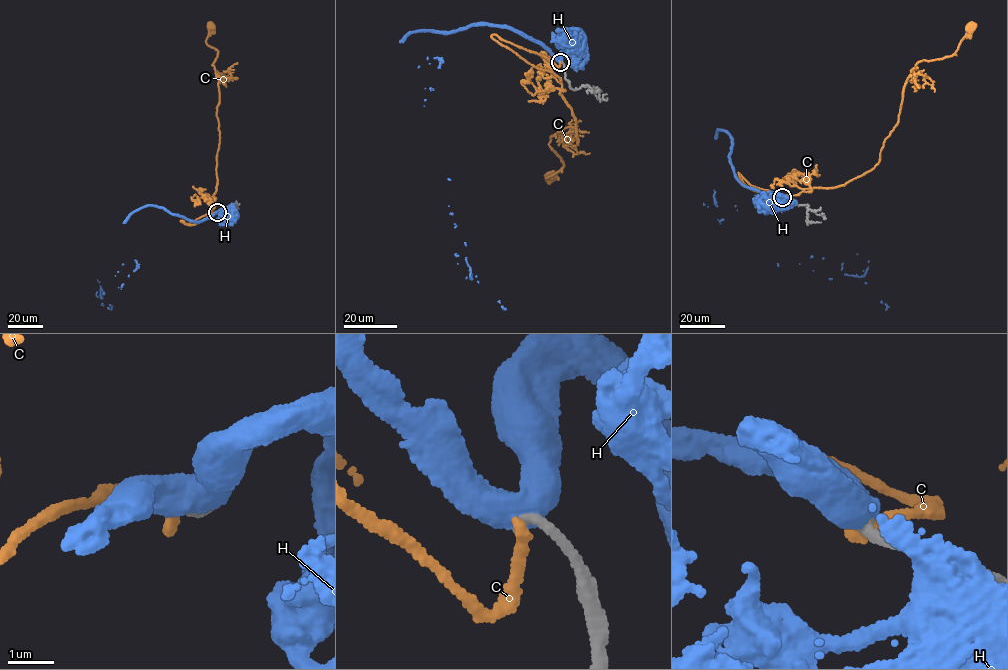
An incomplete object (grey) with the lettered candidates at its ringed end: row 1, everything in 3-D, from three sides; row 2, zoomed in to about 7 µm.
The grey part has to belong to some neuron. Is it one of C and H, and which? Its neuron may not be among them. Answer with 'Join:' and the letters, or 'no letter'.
Join: no letter

